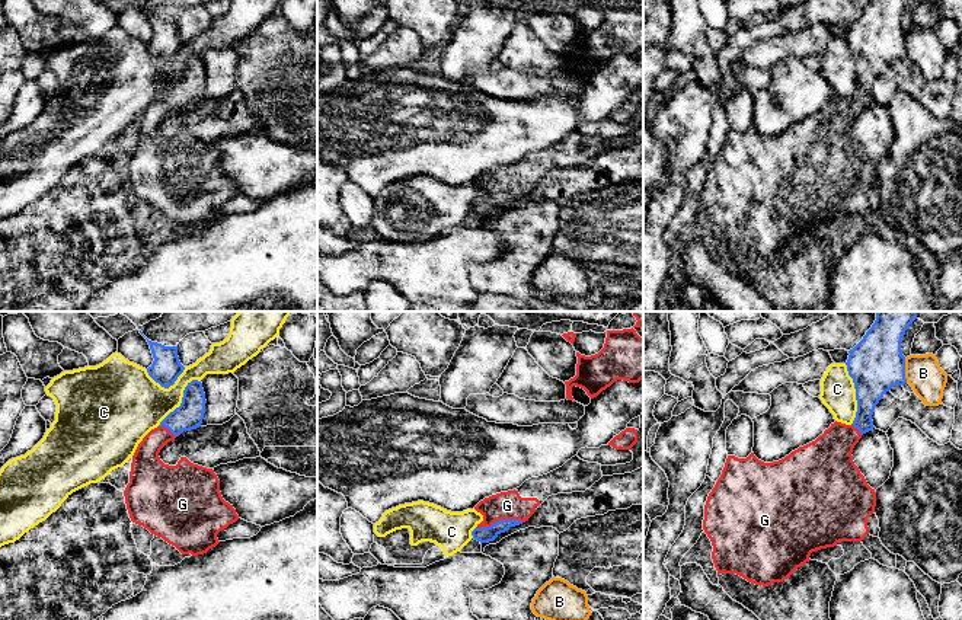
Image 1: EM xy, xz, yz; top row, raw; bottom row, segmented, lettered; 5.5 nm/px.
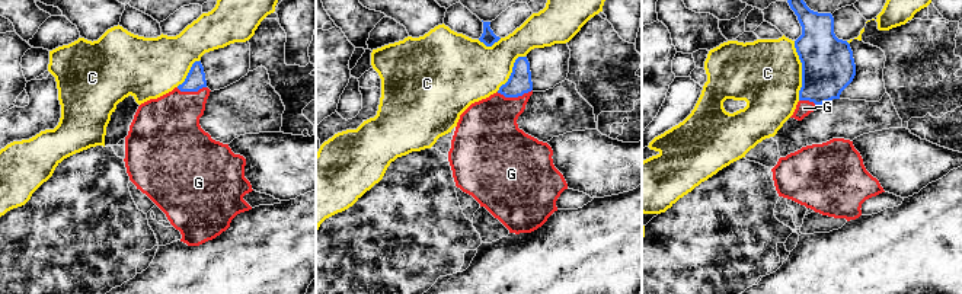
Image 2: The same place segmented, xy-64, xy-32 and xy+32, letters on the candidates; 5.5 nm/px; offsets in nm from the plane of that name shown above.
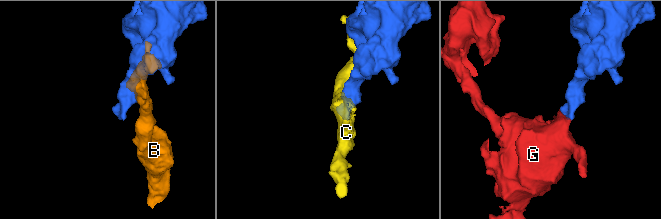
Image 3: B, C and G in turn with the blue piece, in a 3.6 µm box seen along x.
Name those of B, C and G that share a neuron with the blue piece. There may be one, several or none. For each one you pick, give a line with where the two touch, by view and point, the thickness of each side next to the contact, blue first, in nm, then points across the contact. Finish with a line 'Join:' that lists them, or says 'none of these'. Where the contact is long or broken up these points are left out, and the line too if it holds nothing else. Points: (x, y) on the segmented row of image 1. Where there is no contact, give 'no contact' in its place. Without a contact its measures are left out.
G: contact xz (499, 520); calibres 90 and 160 nm; way xz (485, 534), (499, 520), (507, 505)
Join: G

